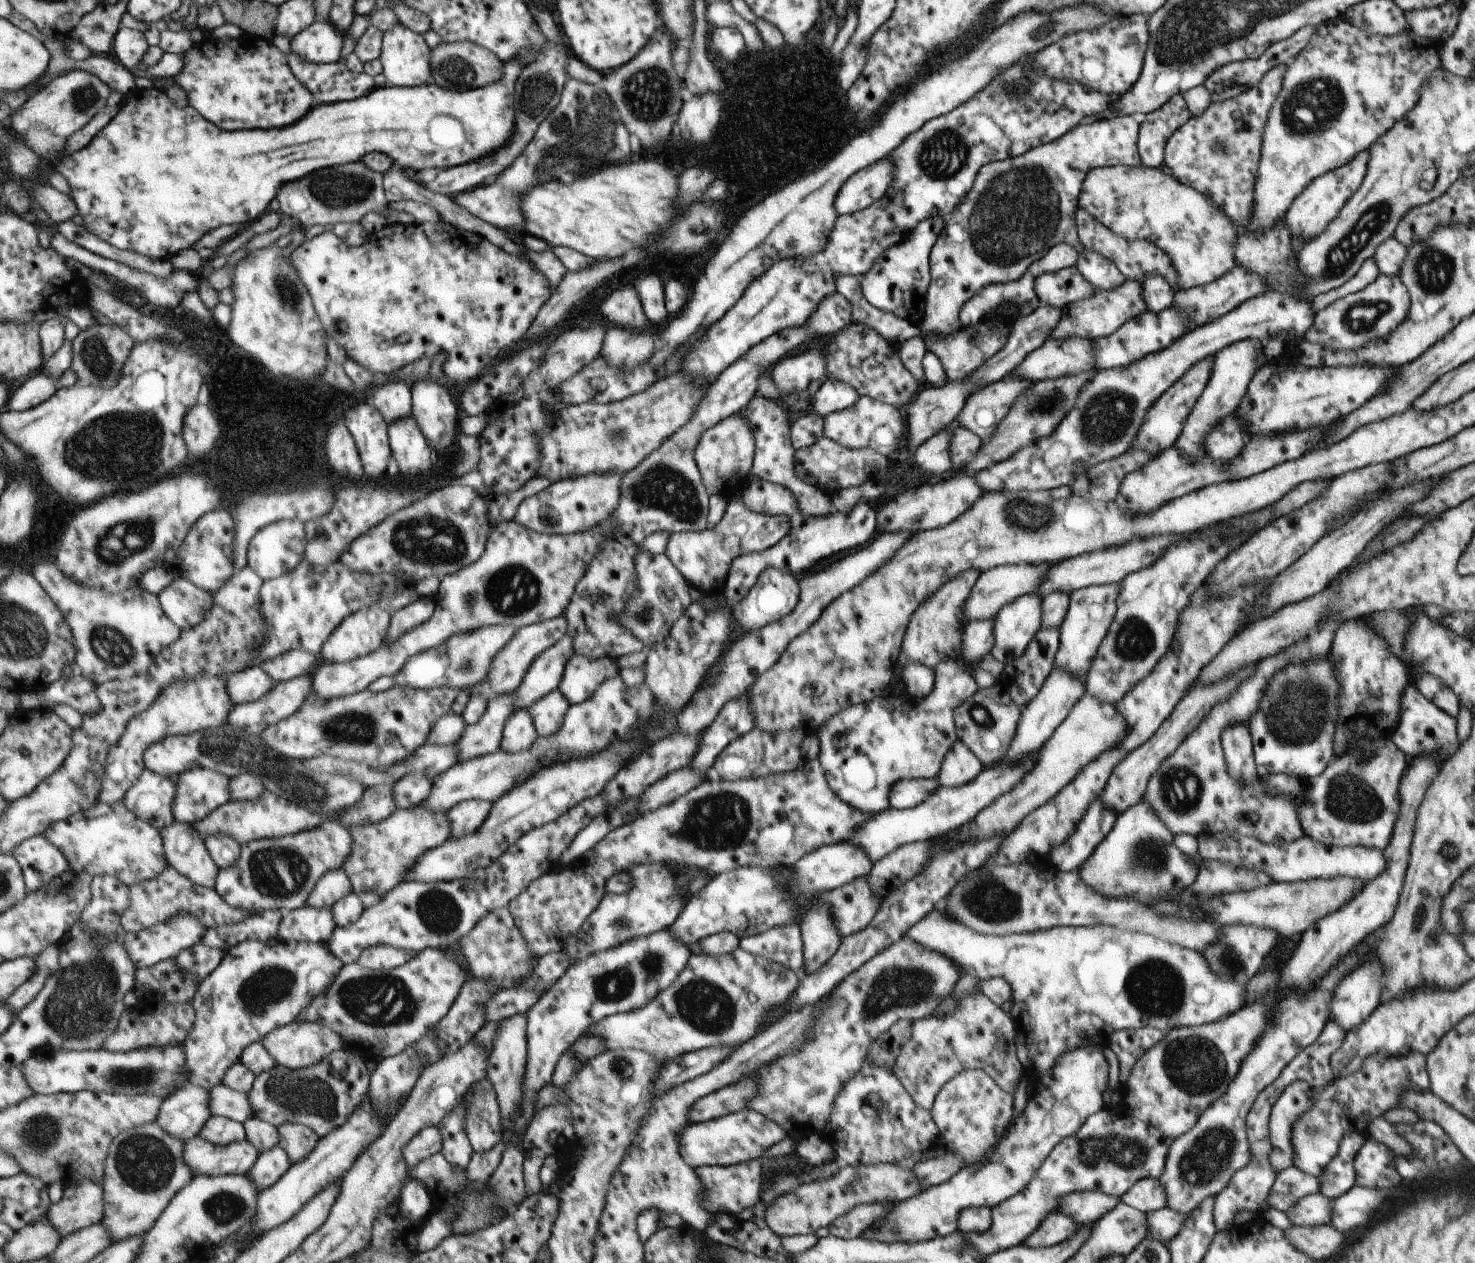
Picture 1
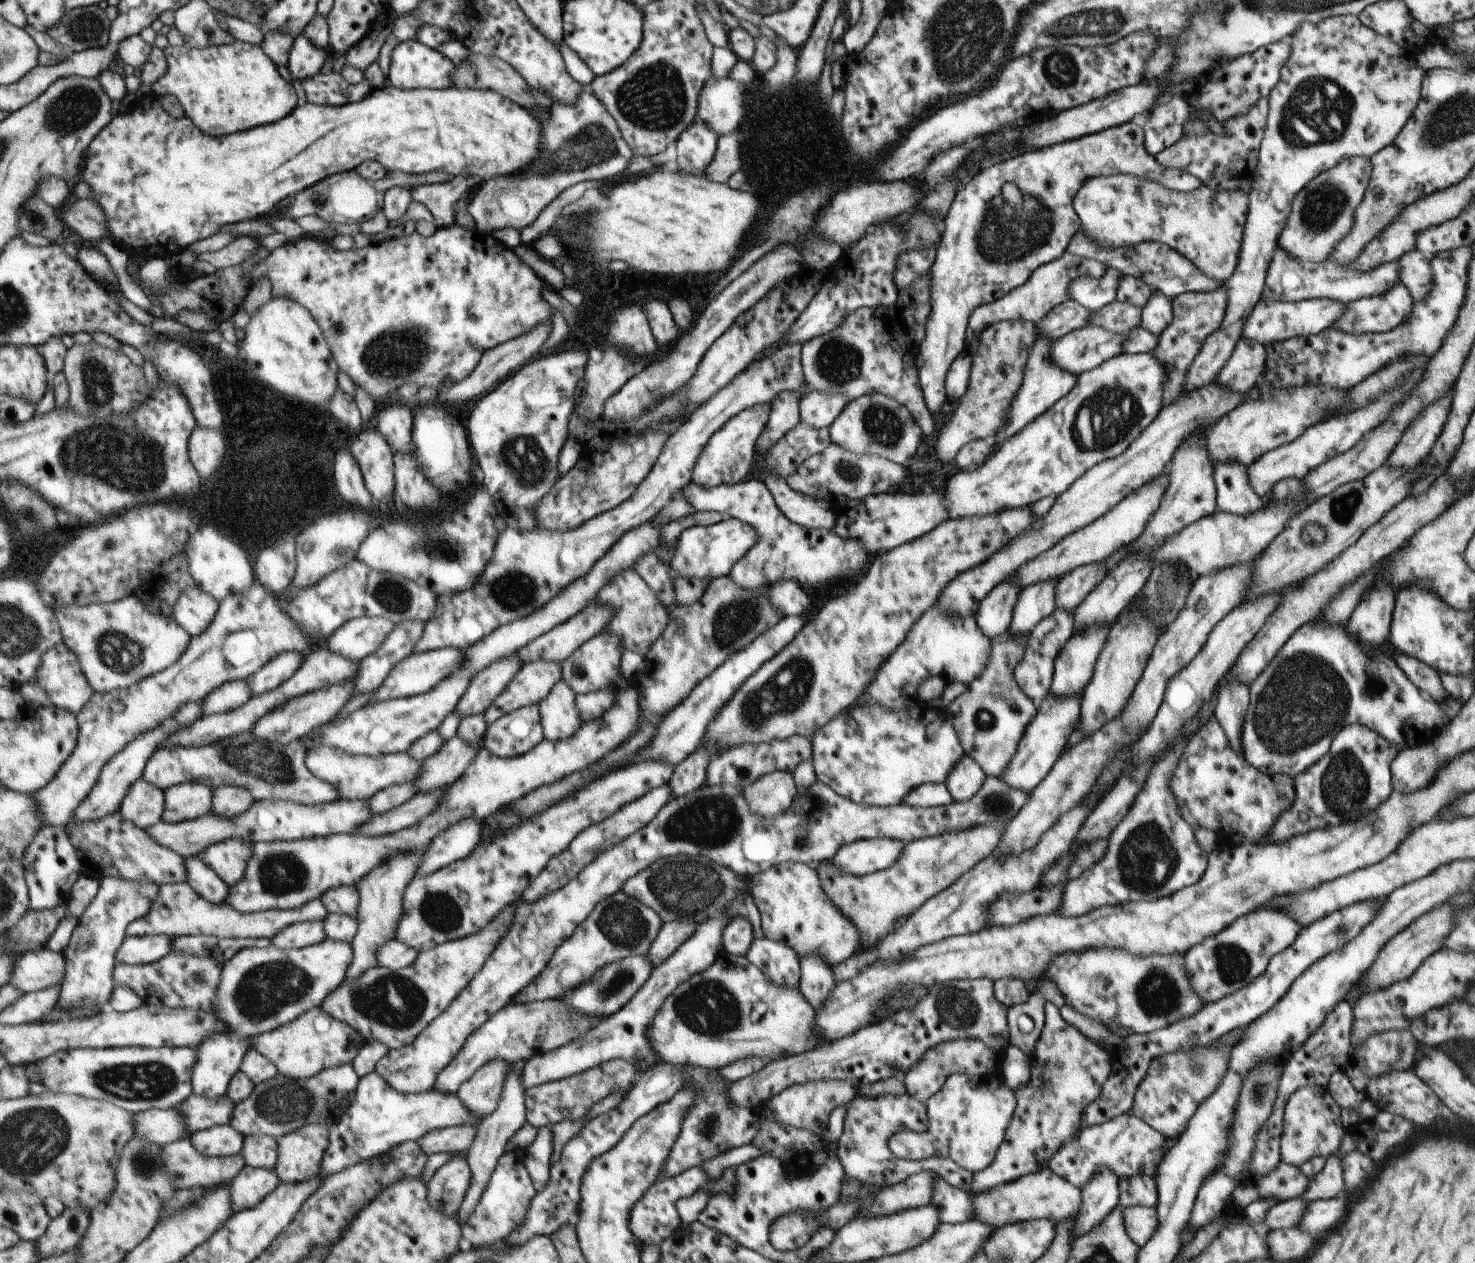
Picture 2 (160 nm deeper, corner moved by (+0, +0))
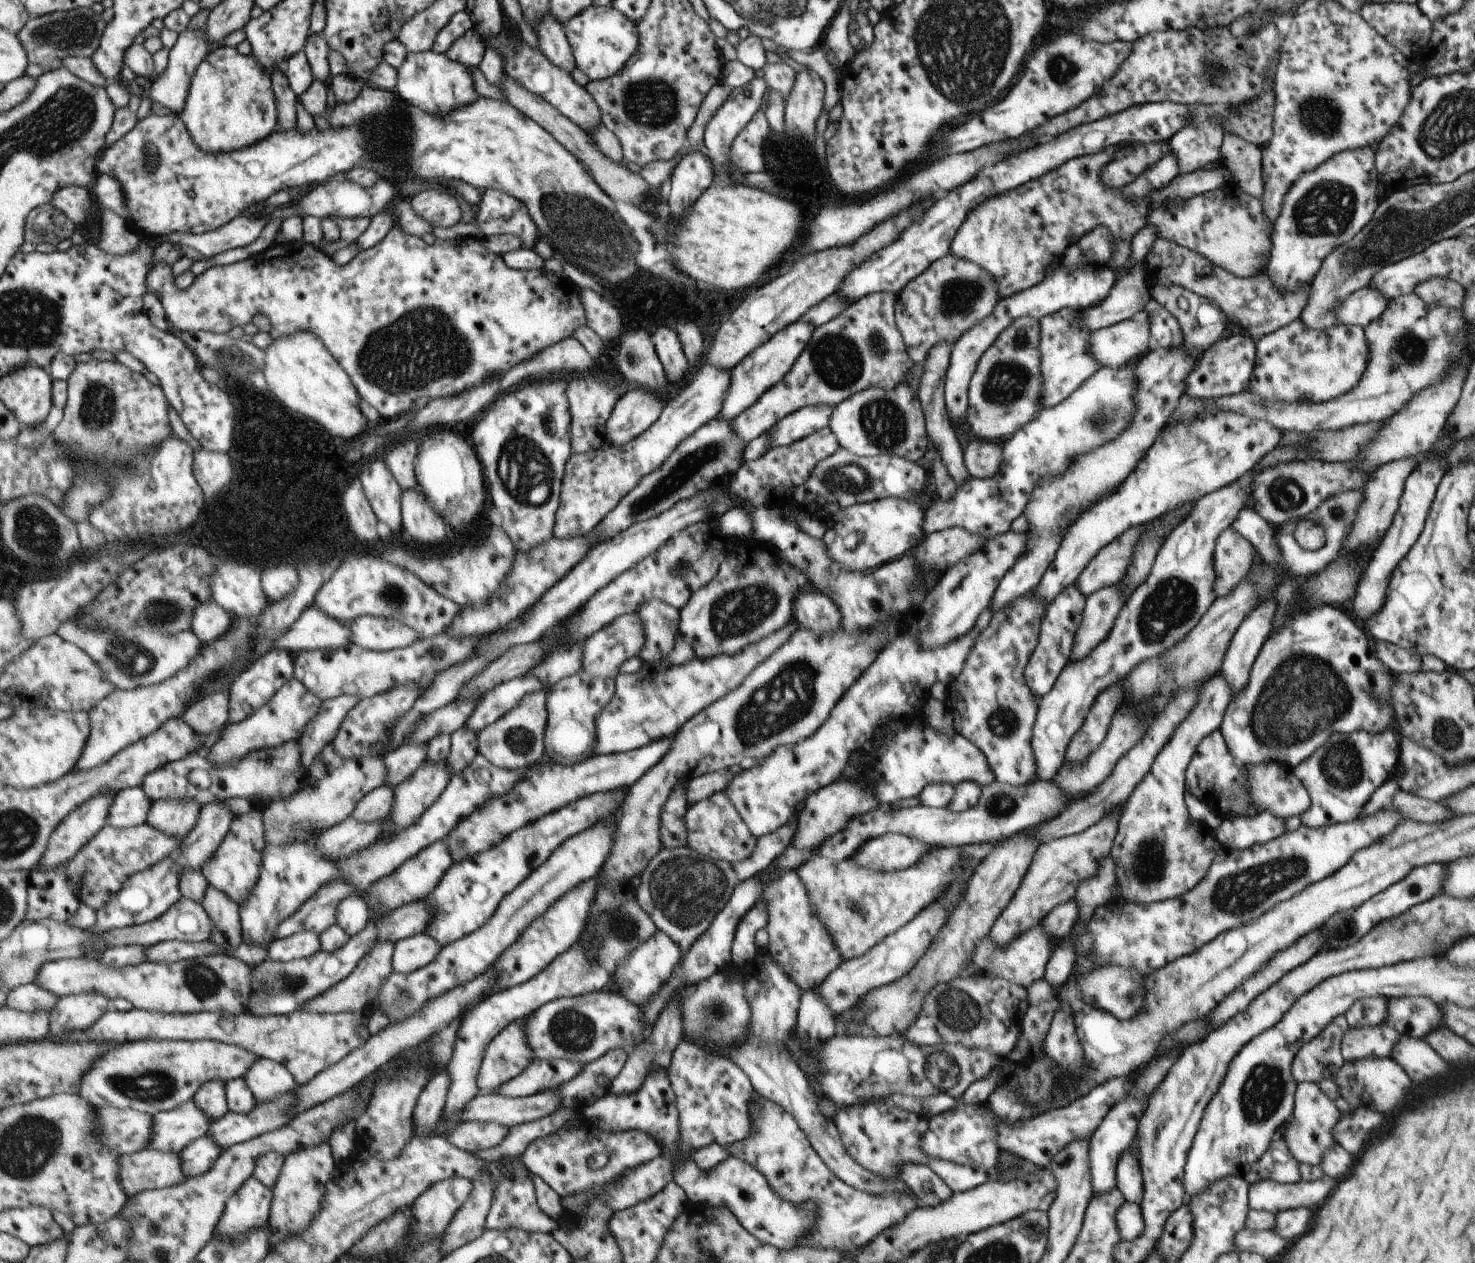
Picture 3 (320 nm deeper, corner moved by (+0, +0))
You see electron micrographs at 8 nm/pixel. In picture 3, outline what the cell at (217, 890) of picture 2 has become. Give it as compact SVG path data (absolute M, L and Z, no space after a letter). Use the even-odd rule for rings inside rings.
M210 884L202 904L214 924L212 942L221 950L236 949L244 943L240 904Z

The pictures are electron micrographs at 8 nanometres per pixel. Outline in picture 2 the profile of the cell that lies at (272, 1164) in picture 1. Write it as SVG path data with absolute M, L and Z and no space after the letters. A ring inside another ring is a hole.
M246 1164L231 1182L233 1214L257 1207L280 1183L276 1169L256 1169Z

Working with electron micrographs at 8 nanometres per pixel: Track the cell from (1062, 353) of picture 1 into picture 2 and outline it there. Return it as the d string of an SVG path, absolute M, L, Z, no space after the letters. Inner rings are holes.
M1085 325L1076 331L1071 331L1067 335L1063 335L1061 338L1054 340L1050 351L1050 359L1052 363L1059 365L1062 369L1068 370L1070 373L1081 374L1083 371L1091 370L1100 364L1103 364L1106 360L1113 358L1114 356L1122 354L1122 344L1125 336L1127 336L1129 332L1125 335L1120 335L1105 329L1102 329L1100 326L1095 325Z

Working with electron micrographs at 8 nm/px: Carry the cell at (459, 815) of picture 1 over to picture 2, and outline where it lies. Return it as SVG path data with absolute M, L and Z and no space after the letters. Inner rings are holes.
M466 819L436 836L424 854L424 859L416 872L417 876L436 873L441 868L463 860L481 841L479 830L481 830L481 821Z

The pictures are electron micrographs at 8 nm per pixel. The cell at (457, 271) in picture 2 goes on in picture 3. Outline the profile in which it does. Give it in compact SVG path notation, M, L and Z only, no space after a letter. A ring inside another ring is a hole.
M399 226L393 227L392 231L379 244L369 250L358 252L346 265L342 266L337 266L319 247L303 240L291 241L285 245L271 244L266 251L248 257L246 260L230 265L209 267L193 281L188 289L182 291L177 288L176 278L173 276L169 265L158 264L151 267L151 272L148 273L148 282L150 292L157 292L162 296L160 301L165 308L165 316L167 320L172 322L177 332L182 330L183 332L209 331L227 334L237 326L241 327L249 324L257 314L263 314L271 322L273 336L290 337L296 333L317 335L317 338L323 341L323 344L349 373L363 399L381 414L385 422L386 419L411 413L413 402L419 400L419 398L448 399L461 395L473 387L478 387L490 377L505 373L511 366L515 366L515 364L519 364L519 362L528 358L533 358L537 352L553 346L559 340L573 337L572 332L575 332L576 328L587 327L580 301L580 288L571 281L561 278L558 285L553 286L545 278L543 269L507 268L501 260L501 256L487 252L487 249L483 248L481 239L461 239L457 243L451 243L450 240L436 239L435 244L427 245L420 236L406 233Z

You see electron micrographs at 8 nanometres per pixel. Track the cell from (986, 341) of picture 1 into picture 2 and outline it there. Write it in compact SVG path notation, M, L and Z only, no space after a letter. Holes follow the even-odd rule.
M1026 320L999 321L981 331L972 356L965 394L958 400L947 424L936 434L934 449L940 462L953 460L957 451L969 441L993 440L998 431L1006 426L1011 401L1020 387L1028 354L1036 340L1034 326Z

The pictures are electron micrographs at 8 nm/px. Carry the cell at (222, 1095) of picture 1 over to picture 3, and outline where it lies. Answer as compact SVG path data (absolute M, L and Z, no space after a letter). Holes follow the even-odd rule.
M194 1100L186 1102L176 1109L158 1112L153 1115L153 1118L152 1137L147 1149L178 1155L196 1140L207 1136L213 1122L212 1117L206 1115Z

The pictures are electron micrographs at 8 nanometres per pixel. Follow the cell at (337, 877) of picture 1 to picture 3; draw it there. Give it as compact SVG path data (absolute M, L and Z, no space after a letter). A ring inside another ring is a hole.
M351 895L342 901L338 909L337 923L352 937L359 935L372 922L372 914L365 896Z

